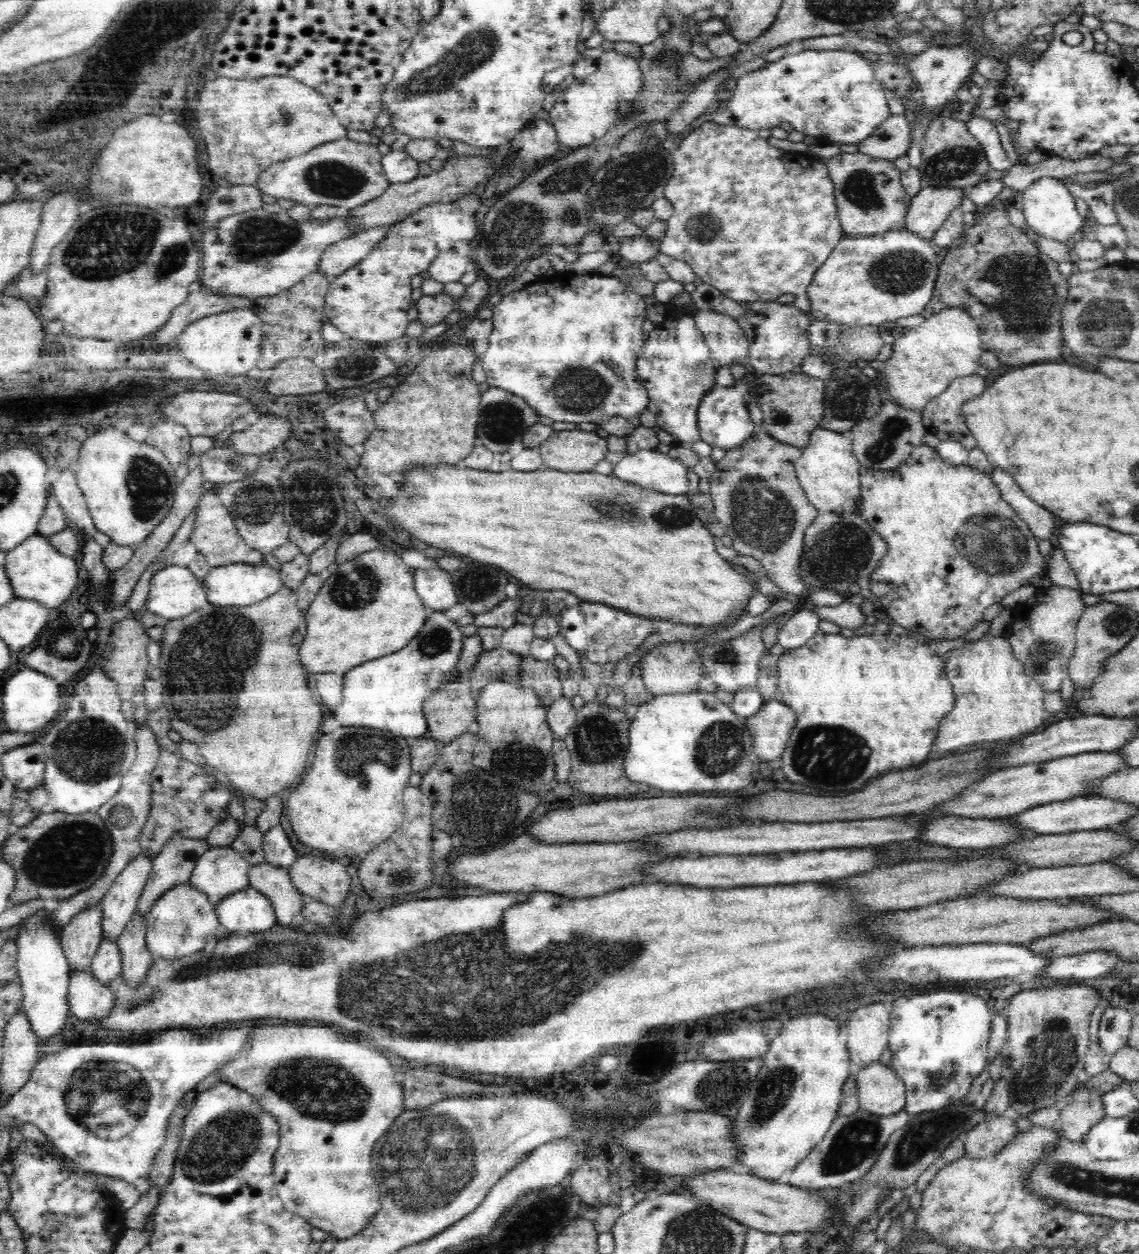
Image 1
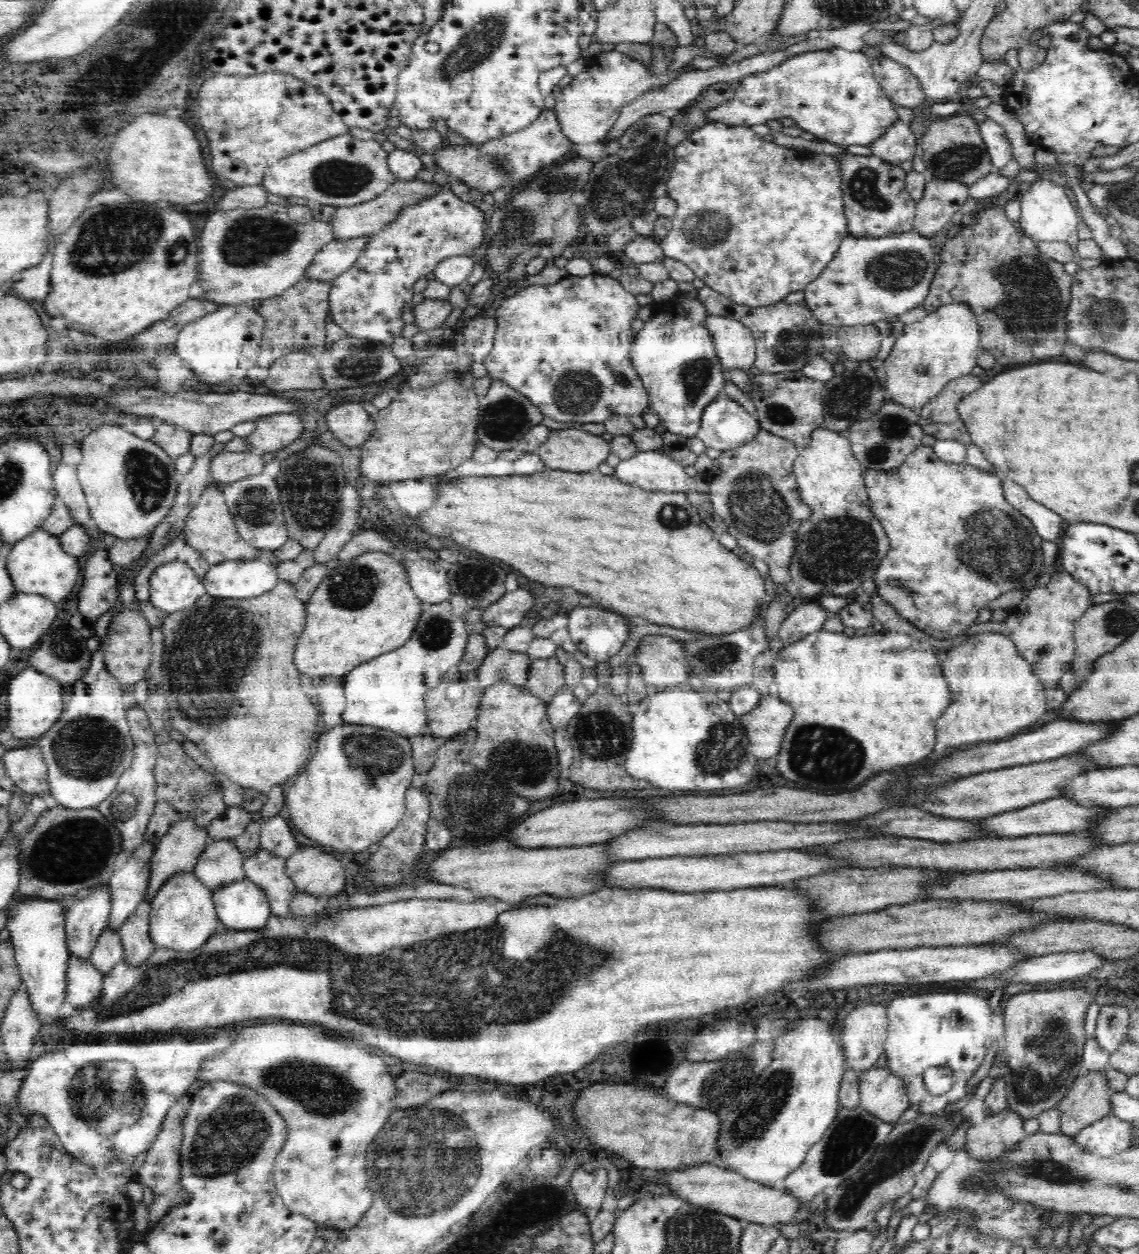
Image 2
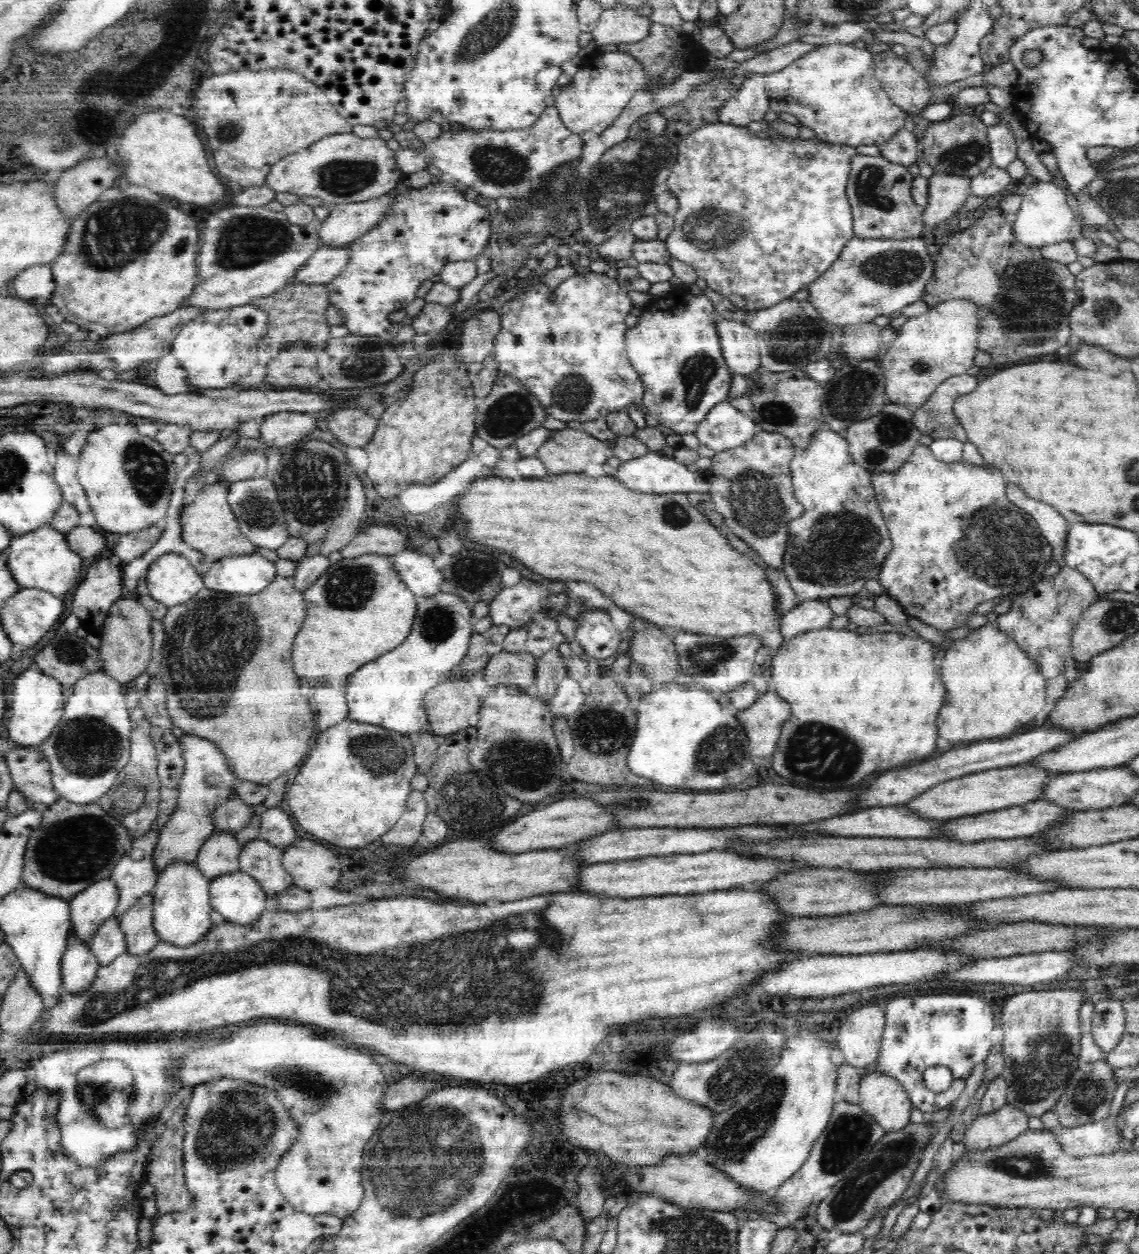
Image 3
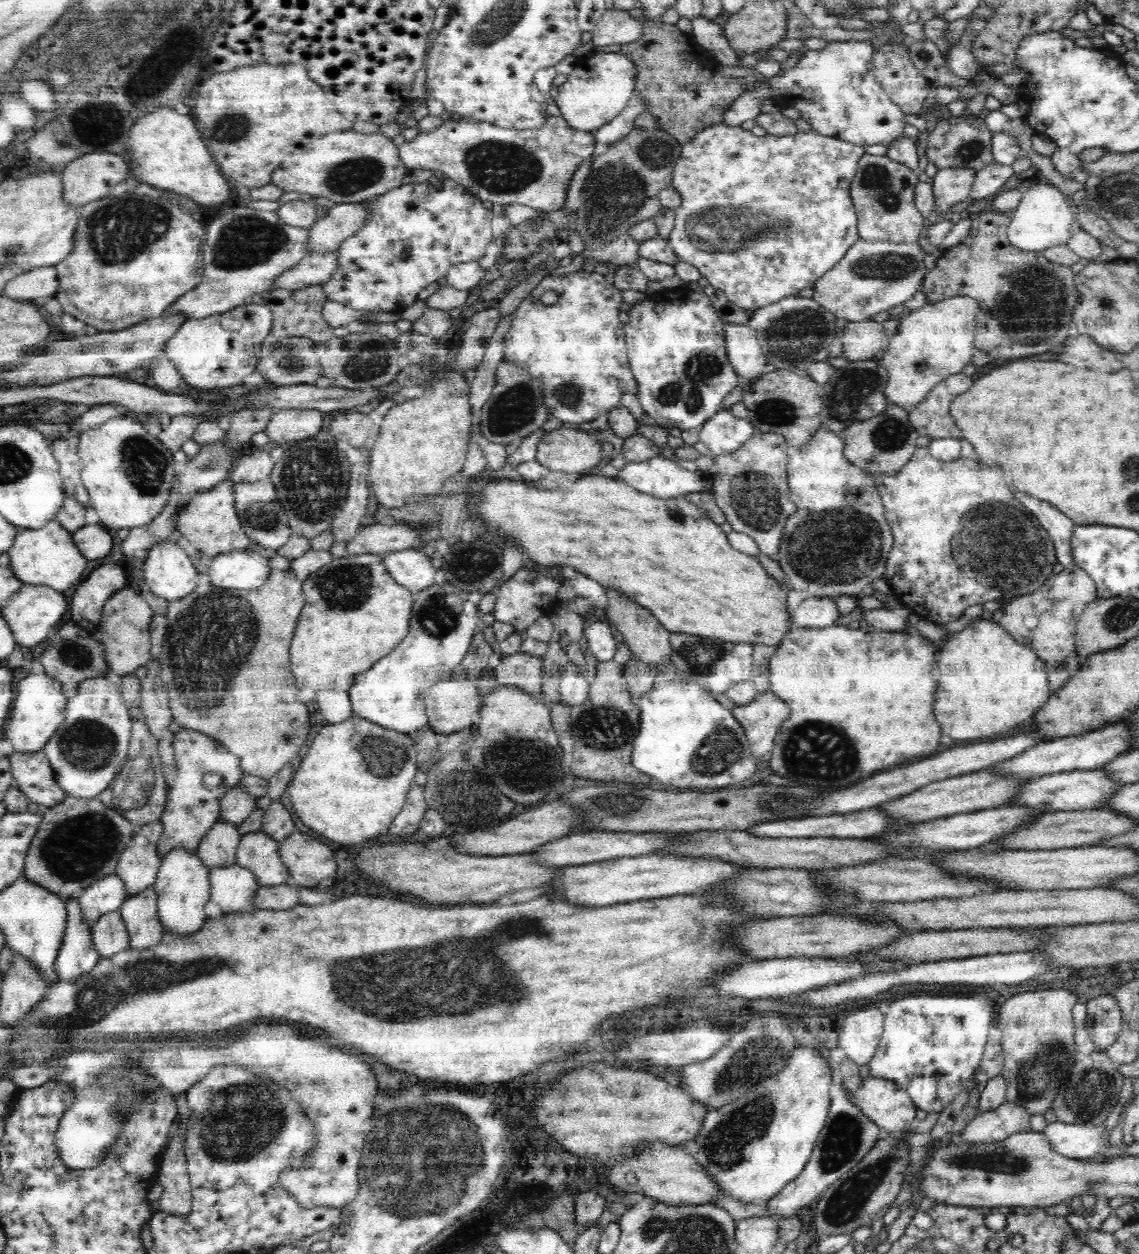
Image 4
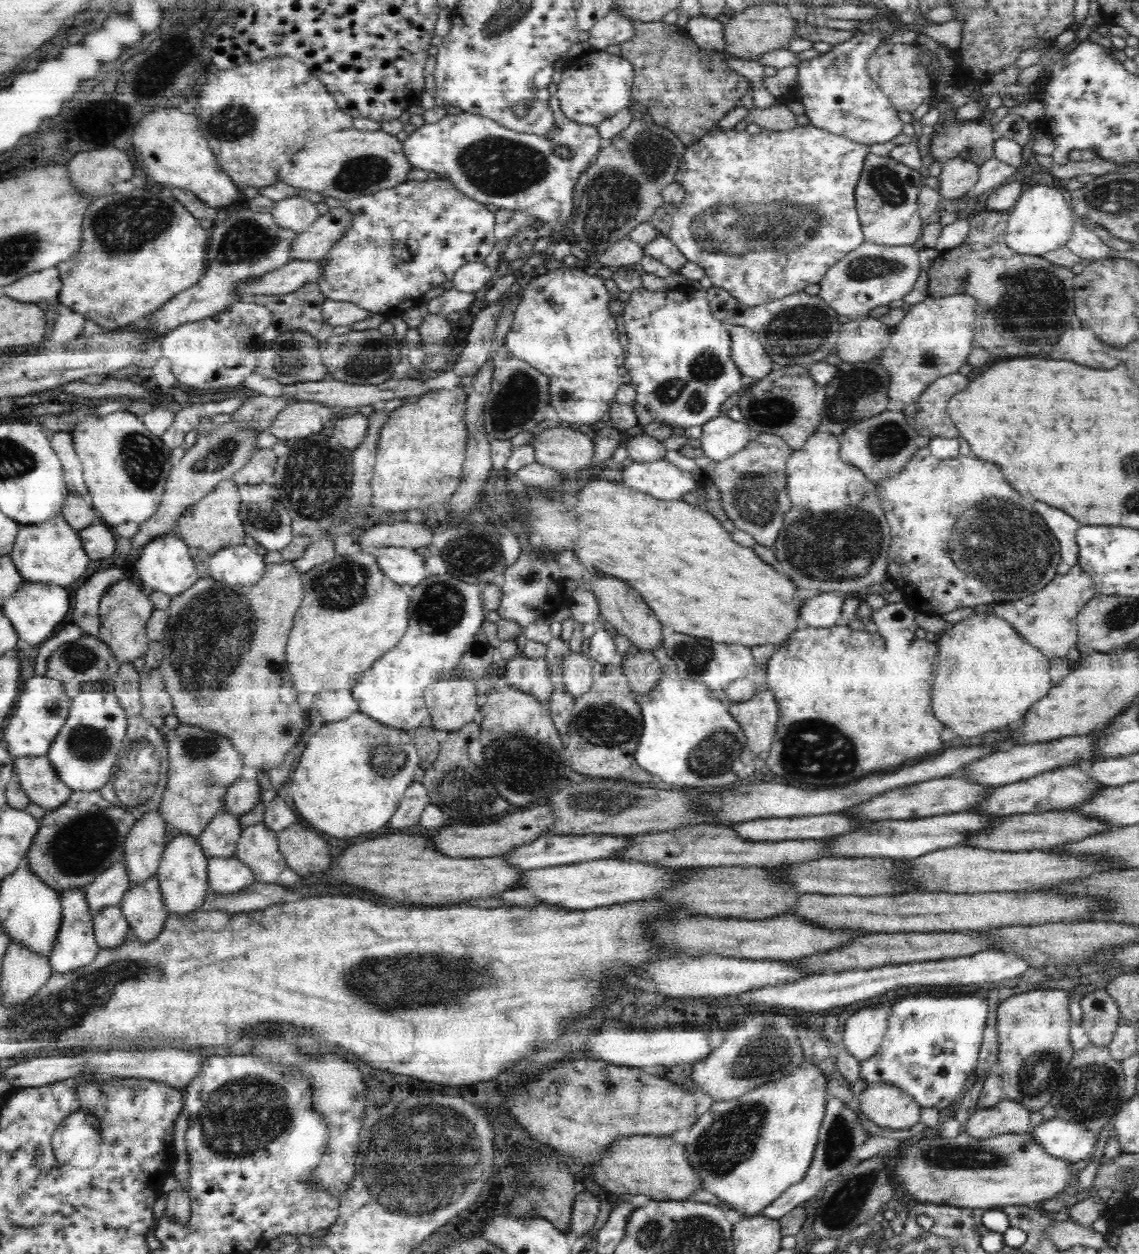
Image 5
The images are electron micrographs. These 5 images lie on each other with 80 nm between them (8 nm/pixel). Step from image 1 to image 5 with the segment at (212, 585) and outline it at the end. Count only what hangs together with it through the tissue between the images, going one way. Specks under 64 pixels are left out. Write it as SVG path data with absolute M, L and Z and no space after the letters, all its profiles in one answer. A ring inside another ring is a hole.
M245 544L228 546L210 555L210 577L216 582L248 586L262 578L266 562L264 556Z

